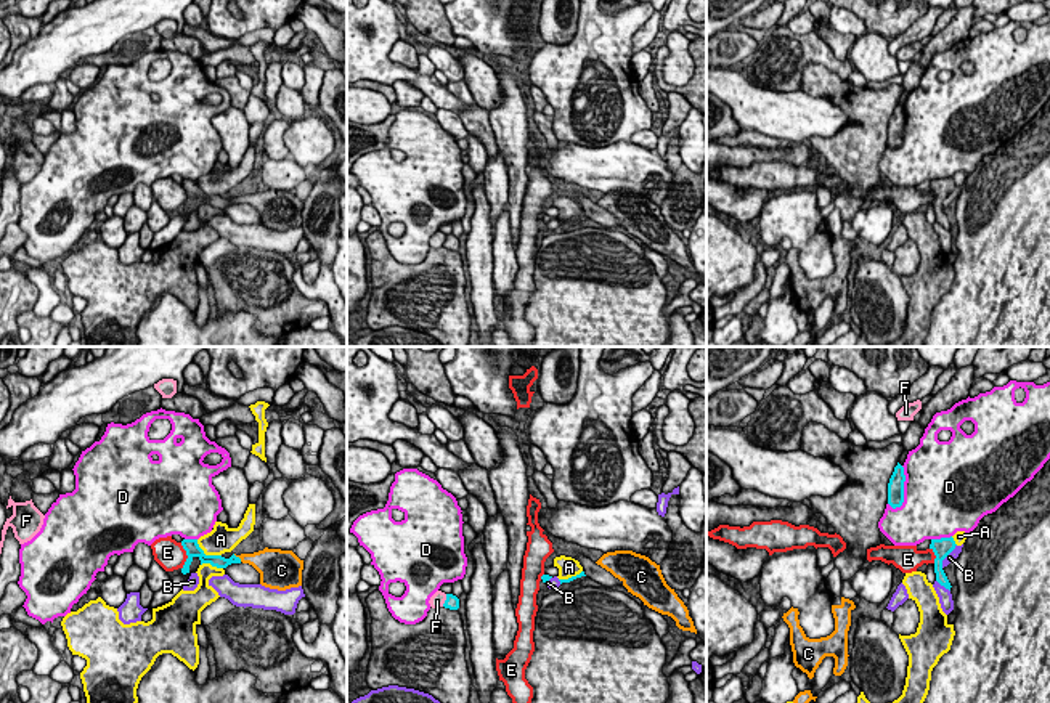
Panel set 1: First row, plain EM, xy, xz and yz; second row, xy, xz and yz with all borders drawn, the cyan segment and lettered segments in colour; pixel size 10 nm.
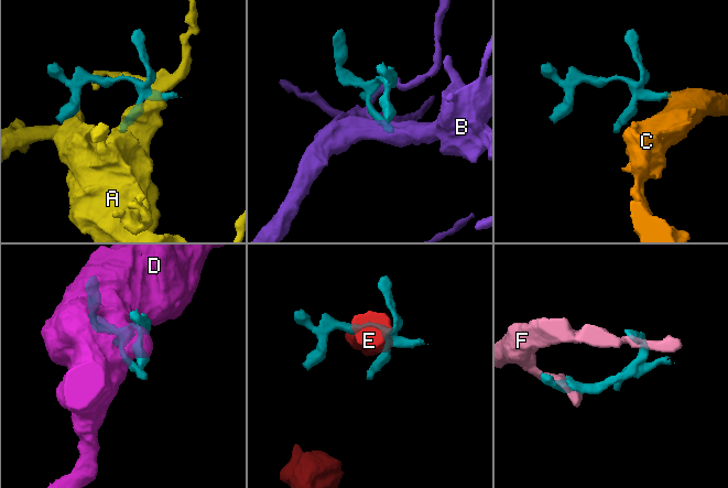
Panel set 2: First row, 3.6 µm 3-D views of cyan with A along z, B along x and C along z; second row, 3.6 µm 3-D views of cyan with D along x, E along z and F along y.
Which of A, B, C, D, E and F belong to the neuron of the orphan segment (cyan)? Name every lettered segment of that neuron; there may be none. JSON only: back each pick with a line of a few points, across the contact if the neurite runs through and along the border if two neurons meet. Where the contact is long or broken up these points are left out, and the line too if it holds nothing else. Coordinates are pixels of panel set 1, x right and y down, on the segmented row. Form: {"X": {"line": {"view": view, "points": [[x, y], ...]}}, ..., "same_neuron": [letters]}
{"C": {"line": {"view": "xy", "points": [[215, 560], [238, 557], [262, 560]]}}, "same_neuron": ["C"]}

